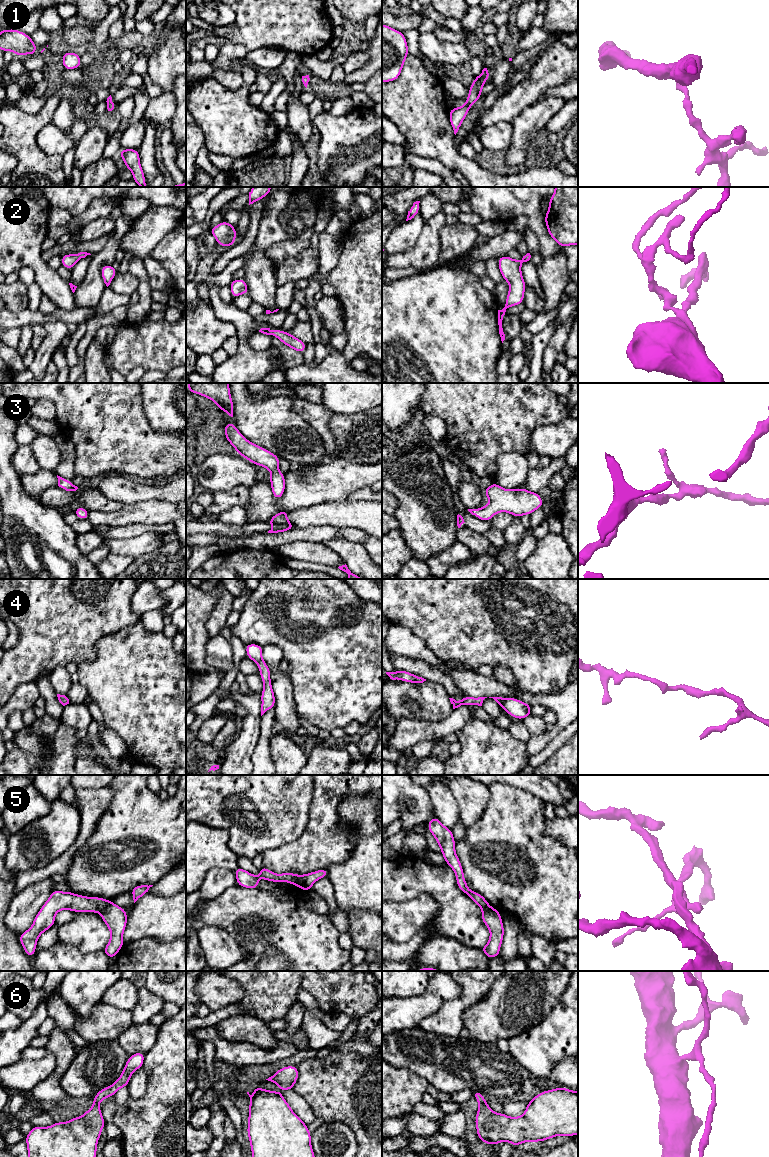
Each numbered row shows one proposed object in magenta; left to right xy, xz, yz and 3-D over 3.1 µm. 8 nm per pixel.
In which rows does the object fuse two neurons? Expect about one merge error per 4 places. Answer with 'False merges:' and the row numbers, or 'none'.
False merges: 5

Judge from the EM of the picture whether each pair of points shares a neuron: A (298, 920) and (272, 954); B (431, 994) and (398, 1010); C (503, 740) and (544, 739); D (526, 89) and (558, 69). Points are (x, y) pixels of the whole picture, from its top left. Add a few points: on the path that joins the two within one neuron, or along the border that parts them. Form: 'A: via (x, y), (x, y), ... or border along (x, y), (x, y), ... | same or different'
A: border along (258, 960), (270, 947), (274, 947), (288, 960) | different
B: via (423, 1002), (413, 1010), (406, 1010) | same
C: border along (526, 743), (526, 753), (529, 756) | different
D: via (534, 86), (550, 70) | same

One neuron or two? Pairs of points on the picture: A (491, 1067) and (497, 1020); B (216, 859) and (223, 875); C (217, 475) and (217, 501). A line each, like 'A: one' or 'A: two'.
A: two
B: two
C: two

